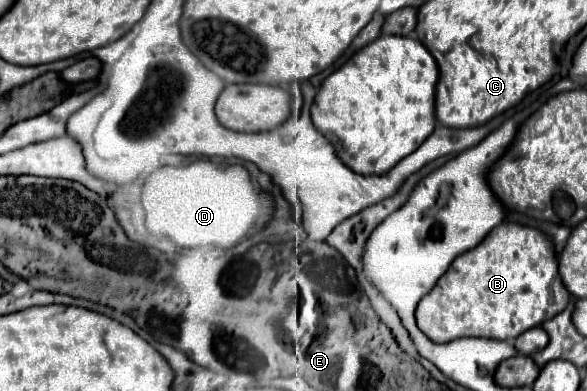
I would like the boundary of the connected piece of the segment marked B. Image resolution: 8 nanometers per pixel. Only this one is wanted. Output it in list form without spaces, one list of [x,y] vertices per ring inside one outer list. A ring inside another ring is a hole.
[[[506,223],[494,227],[482,243],[458,255],[436,287],[420,299],[416,325],[434,343],[460,337],[514,341],[530,327],[542,325],[570,301],[558,275],[552,241],[538,229]]]

